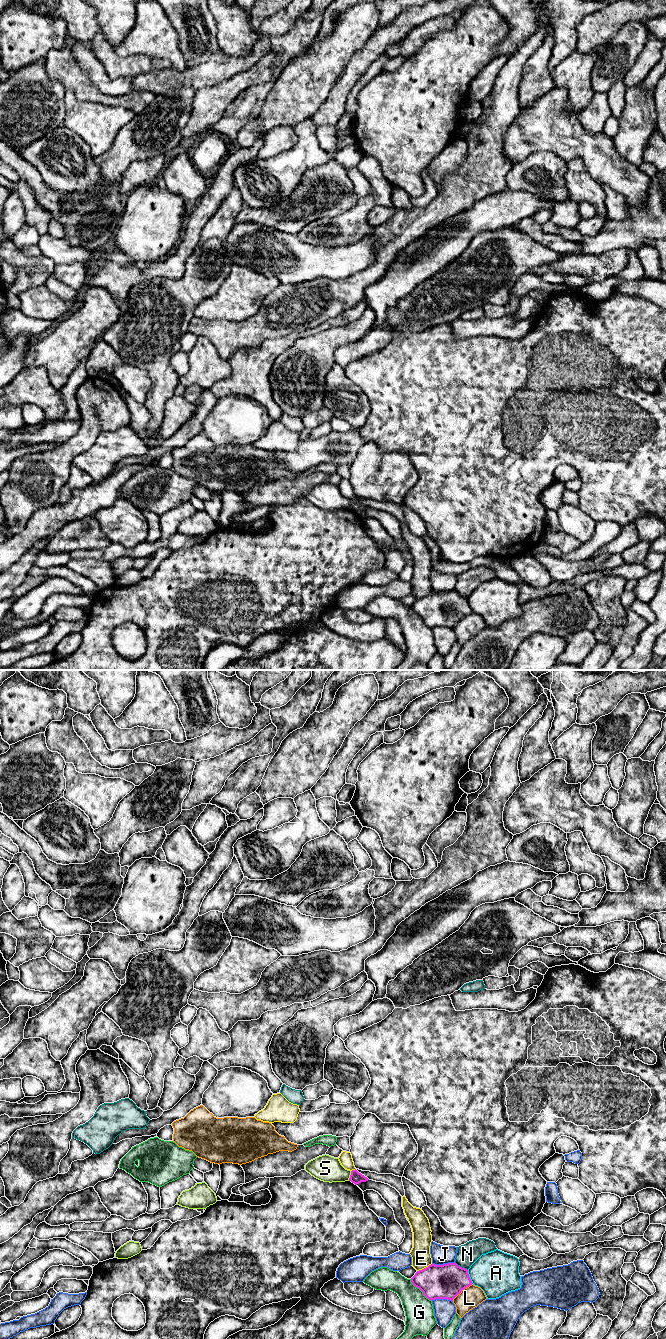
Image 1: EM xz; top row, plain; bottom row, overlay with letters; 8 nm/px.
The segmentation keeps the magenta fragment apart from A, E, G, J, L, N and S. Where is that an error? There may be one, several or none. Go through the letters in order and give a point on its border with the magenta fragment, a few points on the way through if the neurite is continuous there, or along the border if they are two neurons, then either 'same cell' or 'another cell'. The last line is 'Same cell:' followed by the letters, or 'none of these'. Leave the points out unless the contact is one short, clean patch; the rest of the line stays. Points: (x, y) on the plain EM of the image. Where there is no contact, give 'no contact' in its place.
A: contact xz (469, 605); another cell
E: contact xz (424, 596); another cell
G: contact xz (420, 617); another cell
J: contact xz (443, 592); another cell
L: contact xz (462, 617); another cell
N: contact xz (461, 595); another cell
S: contact xz (350, 504); border xz (351, 499), (348, 508); another cell
Same cell: none of these

